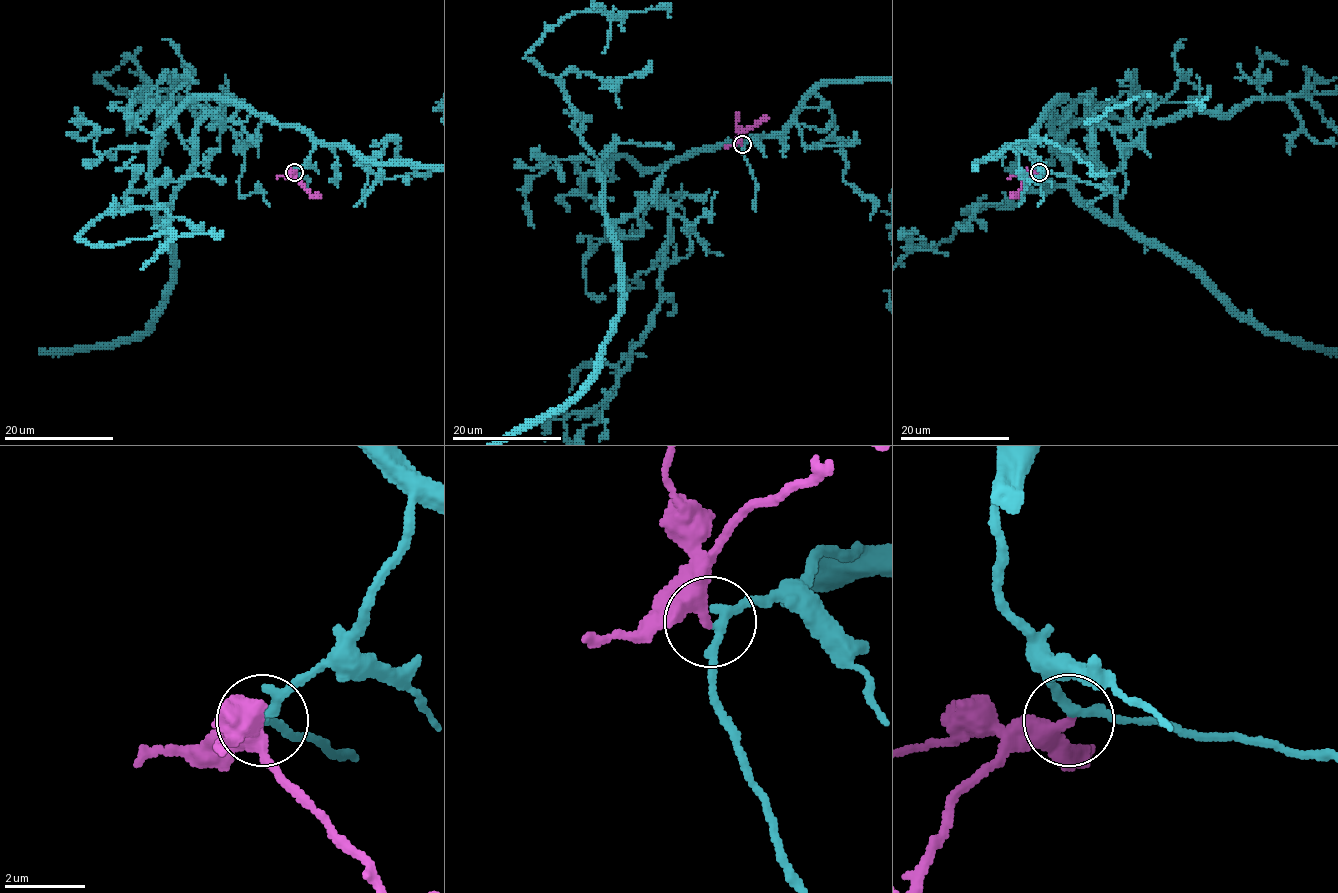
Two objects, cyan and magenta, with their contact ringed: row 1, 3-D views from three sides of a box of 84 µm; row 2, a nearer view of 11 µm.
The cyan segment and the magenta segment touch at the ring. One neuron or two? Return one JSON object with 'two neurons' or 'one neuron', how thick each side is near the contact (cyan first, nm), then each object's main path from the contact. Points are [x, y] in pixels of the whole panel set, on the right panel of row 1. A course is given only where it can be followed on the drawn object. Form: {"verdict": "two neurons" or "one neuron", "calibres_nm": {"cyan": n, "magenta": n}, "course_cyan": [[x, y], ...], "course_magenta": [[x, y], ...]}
{"verdict": "one neuron", "calibres_nm": {"cyan": 240, "magenta": 420}, "course_magenta": [[1038, 172], [1030, 176], [1015, 197], [1012, 196]]}

